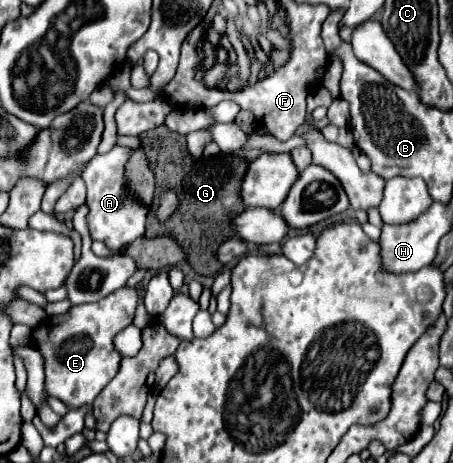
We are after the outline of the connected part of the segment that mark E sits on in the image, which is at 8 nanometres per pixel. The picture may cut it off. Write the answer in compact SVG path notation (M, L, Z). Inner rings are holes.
M120 287L102 301L72 307L66 315L46 319L32 335L46 363L46 391L64 401L70 409L90 405L120 369L122 355L114 347L114 337L132 325L138 307L136 289Z

